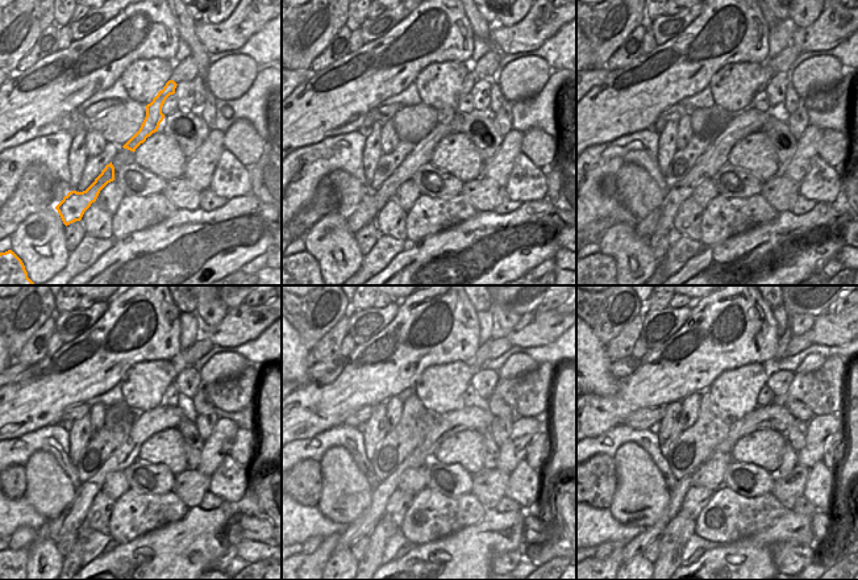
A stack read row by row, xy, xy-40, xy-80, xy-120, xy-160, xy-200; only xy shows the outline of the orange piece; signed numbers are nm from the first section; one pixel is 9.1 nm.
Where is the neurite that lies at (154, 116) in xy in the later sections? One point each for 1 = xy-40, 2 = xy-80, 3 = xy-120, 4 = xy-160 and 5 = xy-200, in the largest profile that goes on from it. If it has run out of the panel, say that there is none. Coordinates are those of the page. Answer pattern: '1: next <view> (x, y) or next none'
1: next xy-40 (469, 82)
2: next xy-80 (769, 72)
3: next xy-120 (179, 361)
4: next xy-160 (482, 357)
5: next xy-200 (791, 312)

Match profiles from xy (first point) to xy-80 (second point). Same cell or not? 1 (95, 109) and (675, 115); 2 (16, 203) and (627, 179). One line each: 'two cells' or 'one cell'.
1: one cell
2: two cells

